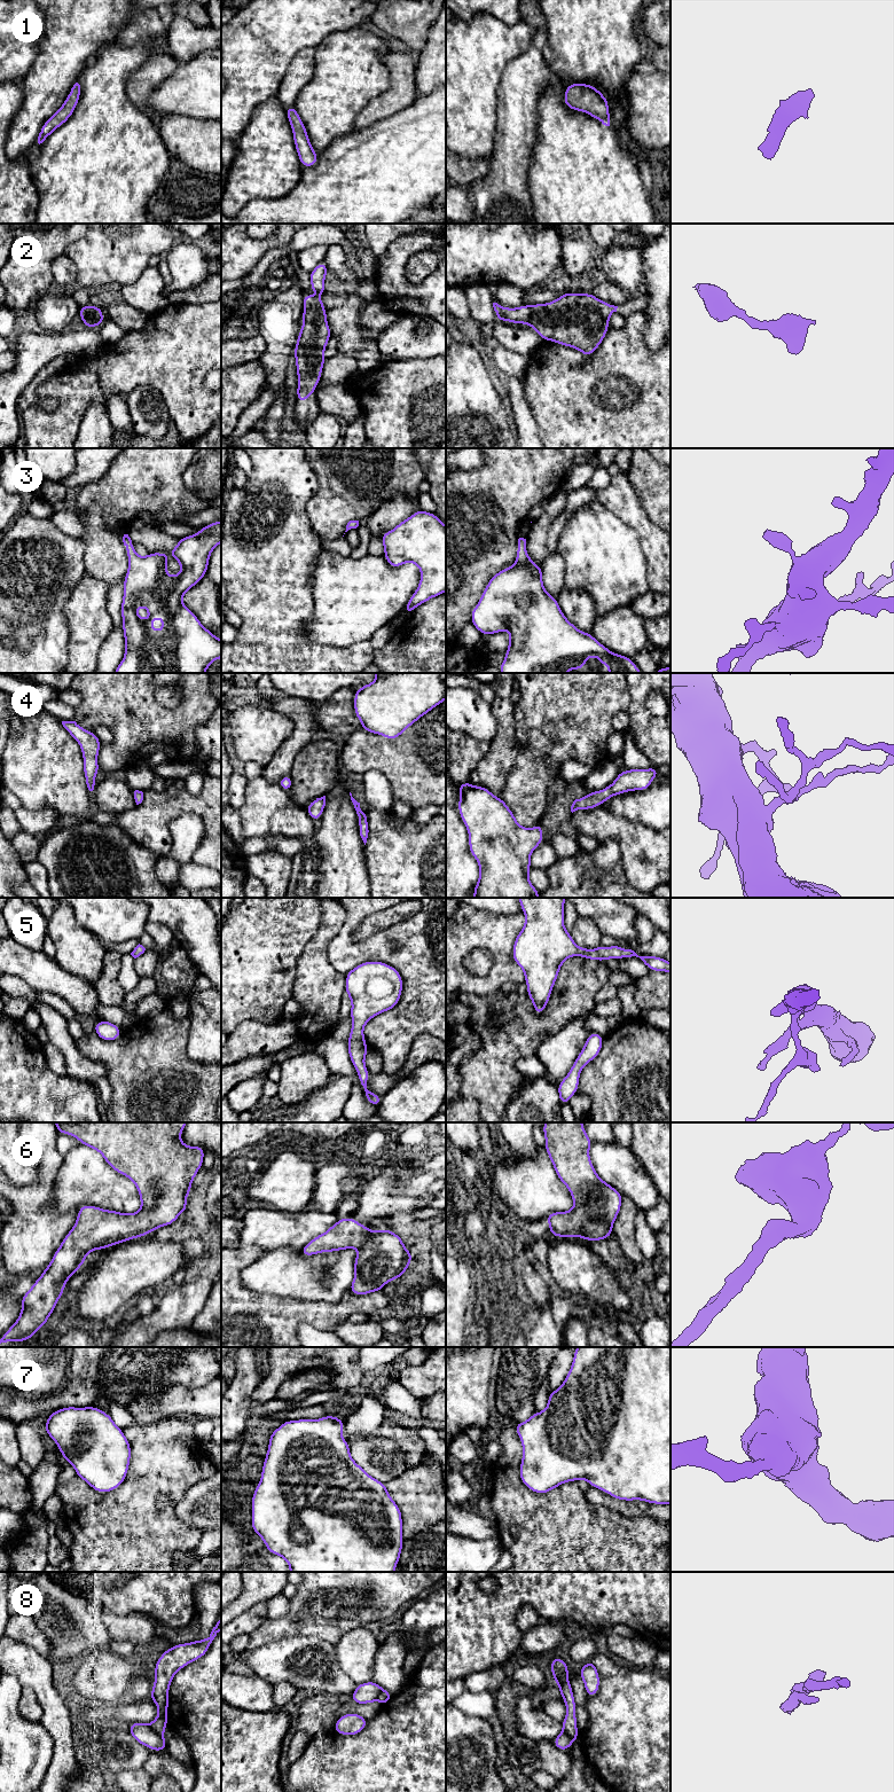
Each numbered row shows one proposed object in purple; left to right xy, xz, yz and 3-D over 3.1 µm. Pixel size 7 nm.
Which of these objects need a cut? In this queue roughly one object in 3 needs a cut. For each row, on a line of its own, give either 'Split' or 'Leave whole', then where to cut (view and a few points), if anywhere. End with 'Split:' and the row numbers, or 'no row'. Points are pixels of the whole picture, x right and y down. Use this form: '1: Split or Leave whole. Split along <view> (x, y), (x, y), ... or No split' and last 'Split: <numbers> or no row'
1: Leave whole. No split
2: Leave whole. No split
3: Leave whole. No split
4: Leave whole. No split
5: Leave whole. No split
6: Leave whole. No split
7: Leave whole. No split
8: Split. Split along xy (149, 1724), (163, 1739)
Split: 8

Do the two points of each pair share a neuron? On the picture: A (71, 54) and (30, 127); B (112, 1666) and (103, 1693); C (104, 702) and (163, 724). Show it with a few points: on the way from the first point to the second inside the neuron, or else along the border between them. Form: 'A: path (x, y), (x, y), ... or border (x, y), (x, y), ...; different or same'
A: path (54, 72), (36, 109); same
B: path (109, 1673), (108, 1681), (103, 1687); same
C: path (119, 702), (125, 702), (148, 724); same

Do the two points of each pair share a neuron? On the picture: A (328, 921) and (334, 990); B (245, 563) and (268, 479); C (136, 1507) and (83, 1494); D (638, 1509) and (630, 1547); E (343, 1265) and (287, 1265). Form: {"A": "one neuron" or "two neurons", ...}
{"A": "one neuron", "B": "one neuron", "C": "one neuron", "D": "two neurons", "E": "one neuron"}

